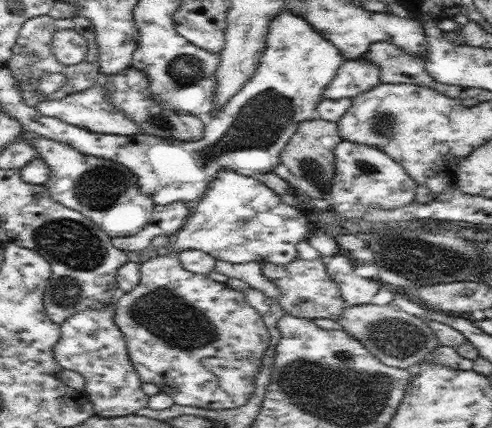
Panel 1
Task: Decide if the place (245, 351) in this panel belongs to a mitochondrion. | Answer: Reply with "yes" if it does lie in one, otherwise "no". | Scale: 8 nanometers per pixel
no

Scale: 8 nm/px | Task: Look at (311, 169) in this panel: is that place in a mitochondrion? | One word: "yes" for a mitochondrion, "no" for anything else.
yes

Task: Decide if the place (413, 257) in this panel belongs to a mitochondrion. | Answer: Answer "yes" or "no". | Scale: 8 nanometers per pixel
yes

